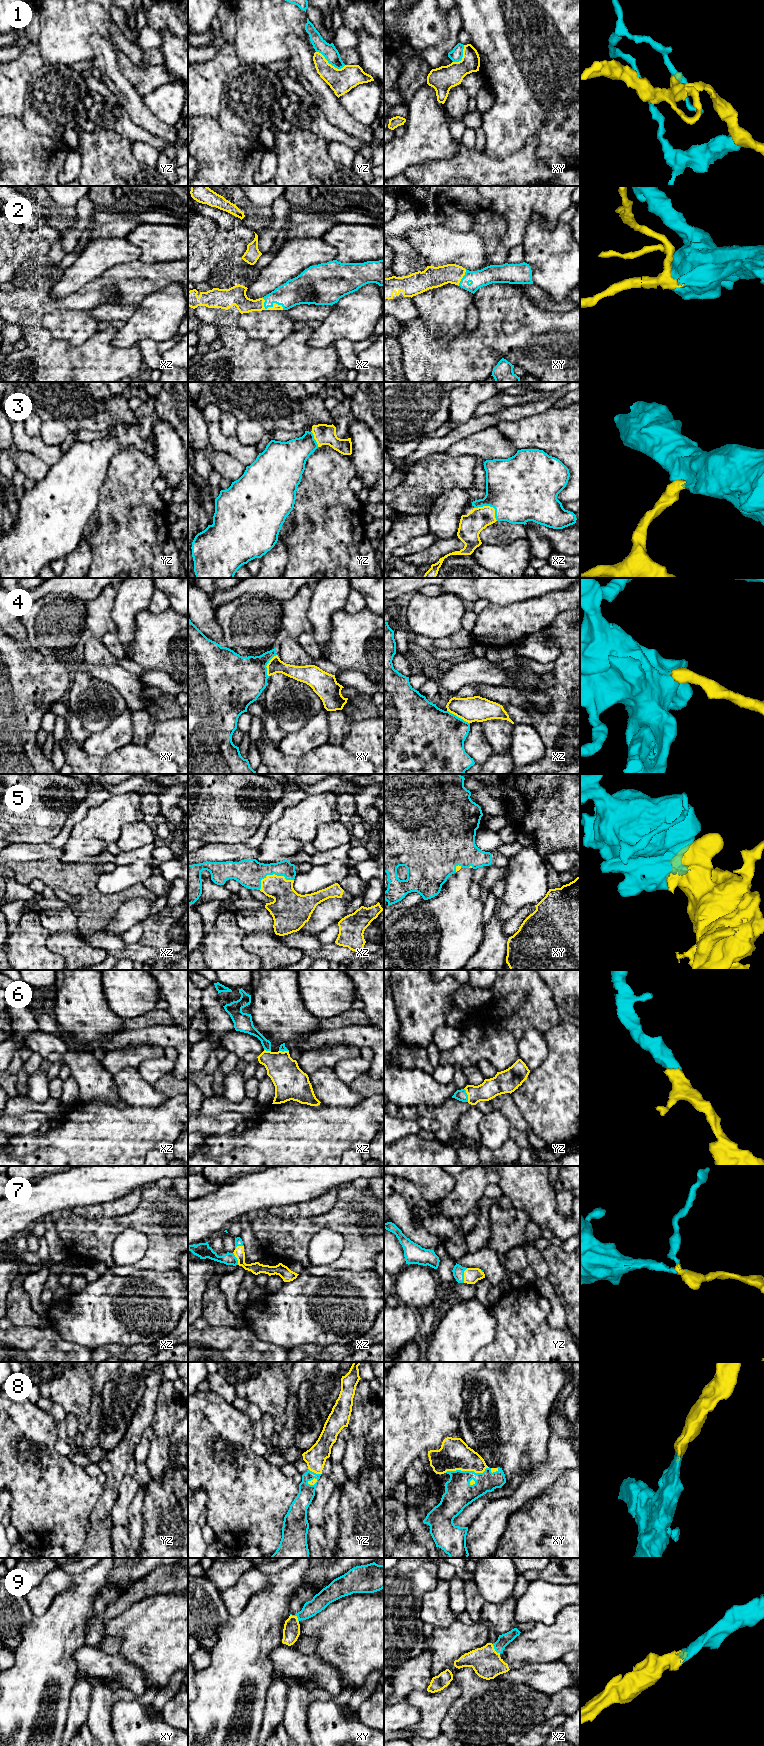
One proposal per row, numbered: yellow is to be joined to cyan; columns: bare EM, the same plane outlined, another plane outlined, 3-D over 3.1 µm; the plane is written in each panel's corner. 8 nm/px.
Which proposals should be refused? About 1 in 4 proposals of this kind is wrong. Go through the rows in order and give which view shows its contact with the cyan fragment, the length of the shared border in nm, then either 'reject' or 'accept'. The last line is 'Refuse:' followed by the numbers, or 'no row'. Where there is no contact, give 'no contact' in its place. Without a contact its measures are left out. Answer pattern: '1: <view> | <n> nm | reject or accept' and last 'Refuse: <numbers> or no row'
1: yz | 260 nm | reject
2: xz | 200 nm | accept
3: xz | 220 nm | accept
4: xy | 200 nm | reject
5: xz | 300 nm | accept
6: yz | 120 nm | accept
7: yz | 120 nm | accept
8: xy | 360 nm | accept
9: xy | 90 nm | accept
Refuse: 1, 4

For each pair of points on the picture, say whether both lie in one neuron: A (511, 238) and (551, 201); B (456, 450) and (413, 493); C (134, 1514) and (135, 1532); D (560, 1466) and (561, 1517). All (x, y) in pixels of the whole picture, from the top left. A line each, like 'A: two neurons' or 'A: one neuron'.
A: one neuron
B: two neurons
C: one neuron
D: two neurons

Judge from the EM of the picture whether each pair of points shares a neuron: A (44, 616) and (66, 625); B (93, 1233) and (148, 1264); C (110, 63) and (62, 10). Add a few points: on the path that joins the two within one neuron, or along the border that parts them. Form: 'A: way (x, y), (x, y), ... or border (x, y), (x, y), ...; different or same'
A: way (49, 621), (55, 625), (61, 625); same
B: way (100, 1250), (116, 1269), (131, 1269); same
C: border (99, 34), (94, 34), (90, 38), (93, 58); different

